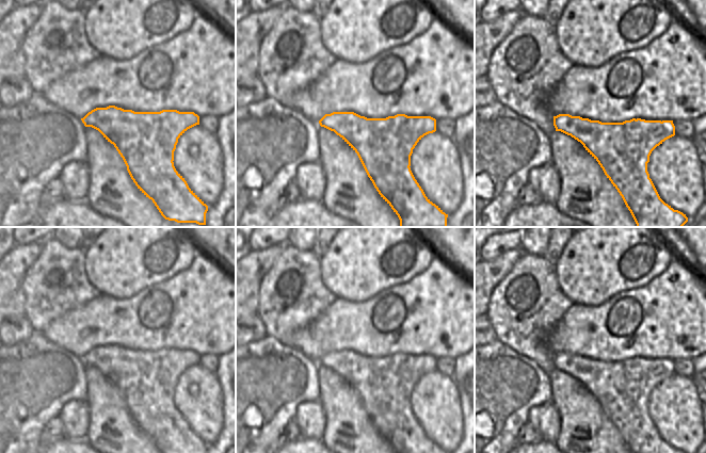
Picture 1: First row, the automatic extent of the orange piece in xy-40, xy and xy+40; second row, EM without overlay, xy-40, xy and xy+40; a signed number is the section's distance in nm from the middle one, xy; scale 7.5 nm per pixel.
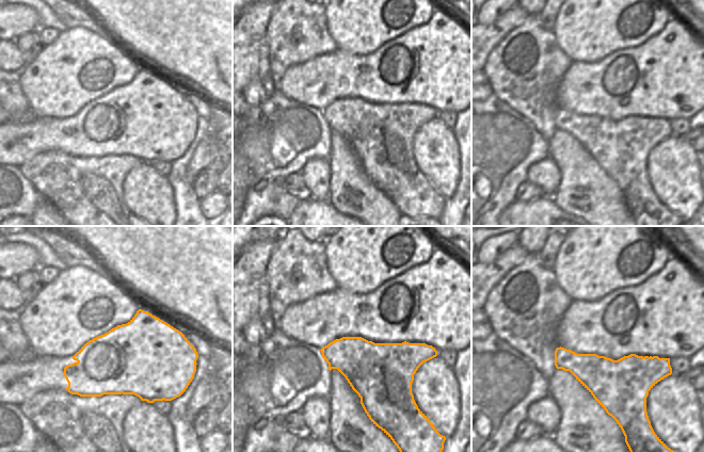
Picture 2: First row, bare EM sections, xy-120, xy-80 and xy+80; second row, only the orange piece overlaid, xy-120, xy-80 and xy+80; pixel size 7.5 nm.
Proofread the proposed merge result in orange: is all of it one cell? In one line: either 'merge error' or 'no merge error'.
merge error

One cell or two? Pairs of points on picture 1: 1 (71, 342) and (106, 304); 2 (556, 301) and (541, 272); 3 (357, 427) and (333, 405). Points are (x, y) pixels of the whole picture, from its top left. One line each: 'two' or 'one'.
1: one
2: one
3: one

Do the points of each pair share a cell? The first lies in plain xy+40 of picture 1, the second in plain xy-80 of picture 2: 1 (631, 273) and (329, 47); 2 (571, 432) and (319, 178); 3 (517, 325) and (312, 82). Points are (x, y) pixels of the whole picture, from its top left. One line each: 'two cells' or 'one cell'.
1: two cells
2: two cells
3: two cells

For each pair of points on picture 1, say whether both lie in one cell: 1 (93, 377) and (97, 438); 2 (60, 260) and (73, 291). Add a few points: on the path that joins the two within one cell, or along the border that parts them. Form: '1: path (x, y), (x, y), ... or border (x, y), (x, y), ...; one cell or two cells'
1: path (98, 392), (98, 423); one cell
2: path (62, 268), (66, 272), (66, 278), (71, 284); one cell

